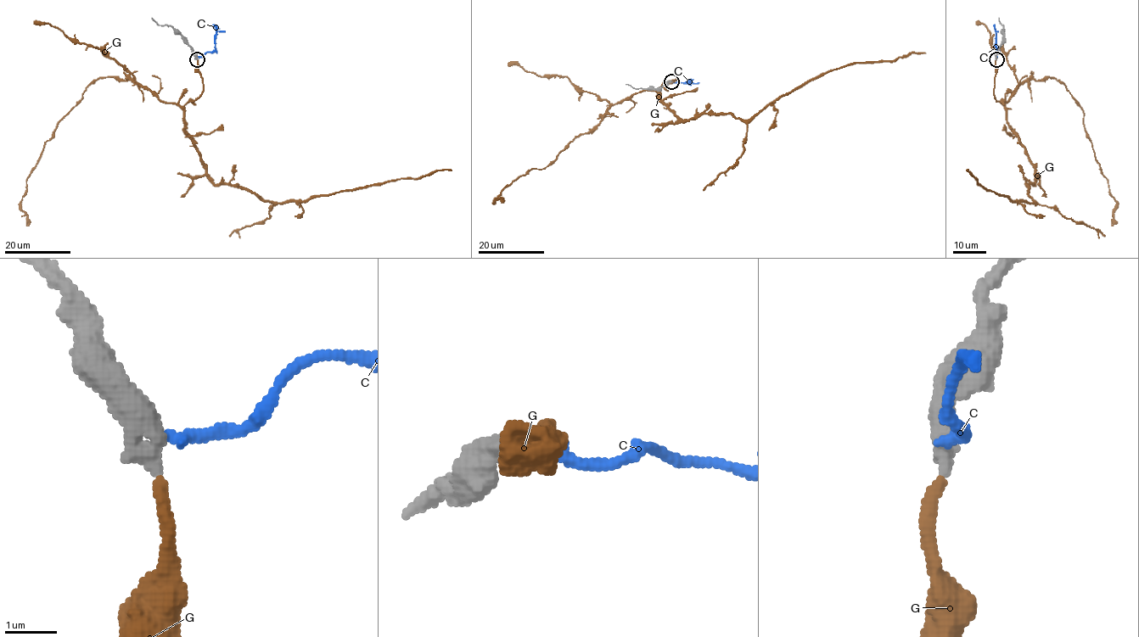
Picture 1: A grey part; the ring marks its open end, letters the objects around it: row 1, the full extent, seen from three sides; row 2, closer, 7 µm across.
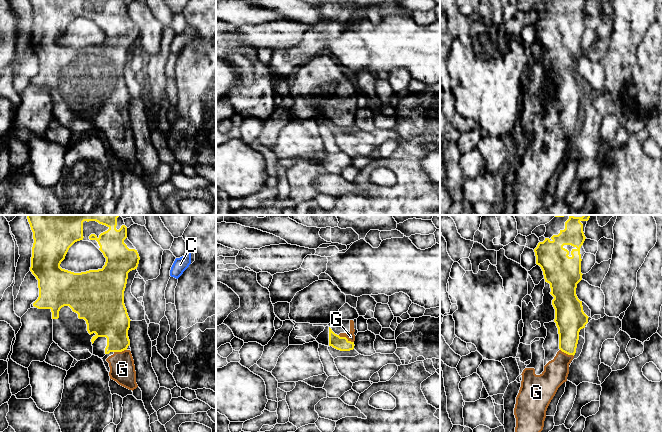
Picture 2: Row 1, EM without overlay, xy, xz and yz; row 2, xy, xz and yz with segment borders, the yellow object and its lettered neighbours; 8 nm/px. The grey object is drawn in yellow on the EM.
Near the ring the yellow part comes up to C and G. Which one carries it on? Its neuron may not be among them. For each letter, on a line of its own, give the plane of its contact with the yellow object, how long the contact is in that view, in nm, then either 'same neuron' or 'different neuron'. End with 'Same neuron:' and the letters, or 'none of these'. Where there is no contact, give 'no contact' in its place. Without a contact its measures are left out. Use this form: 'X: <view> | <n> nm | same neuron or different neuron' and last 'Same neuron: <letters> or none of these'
C: no contact | different neuron
G: xz | 140 nm | same neuron
Same neuron: G

